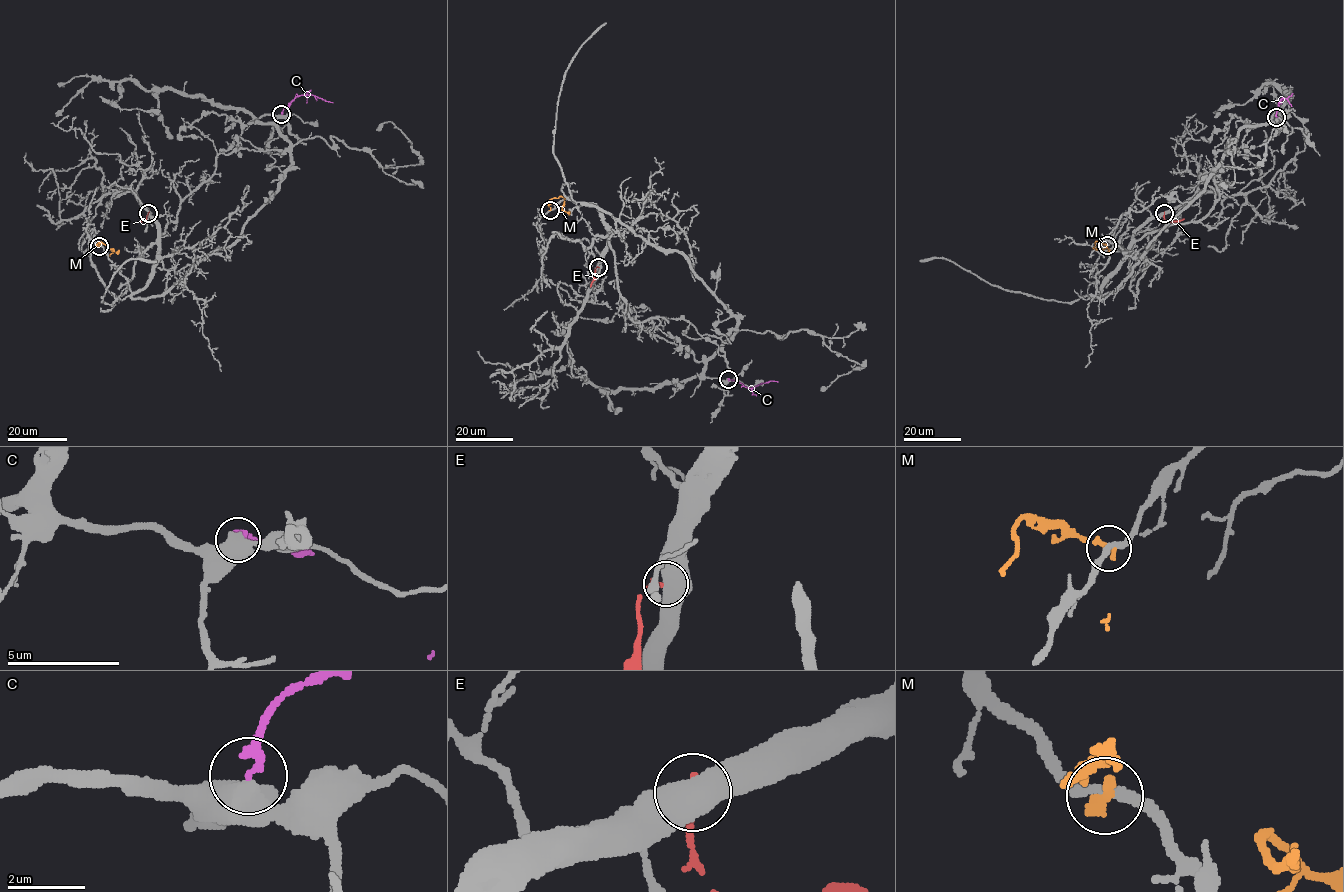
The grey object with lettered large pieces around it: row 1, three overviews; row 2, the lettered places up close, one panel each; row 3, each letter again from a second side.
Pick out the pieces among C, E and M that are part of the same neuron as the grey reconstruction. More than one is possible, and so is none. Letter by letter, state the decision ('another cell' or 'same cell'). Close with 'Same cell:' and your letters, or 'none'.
C: another cell
E: another cell
M: another cell
Same cell: none

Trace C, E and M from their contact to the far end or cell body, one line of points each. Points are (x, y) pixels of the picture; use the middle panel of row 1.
C: (728, 380), (750, 387), (771, 380), (778, 382)
E: (598, 267), (590, 287)
M: (550, 209), (552, 199), (562, 196), (564, 211), (561, 209)

